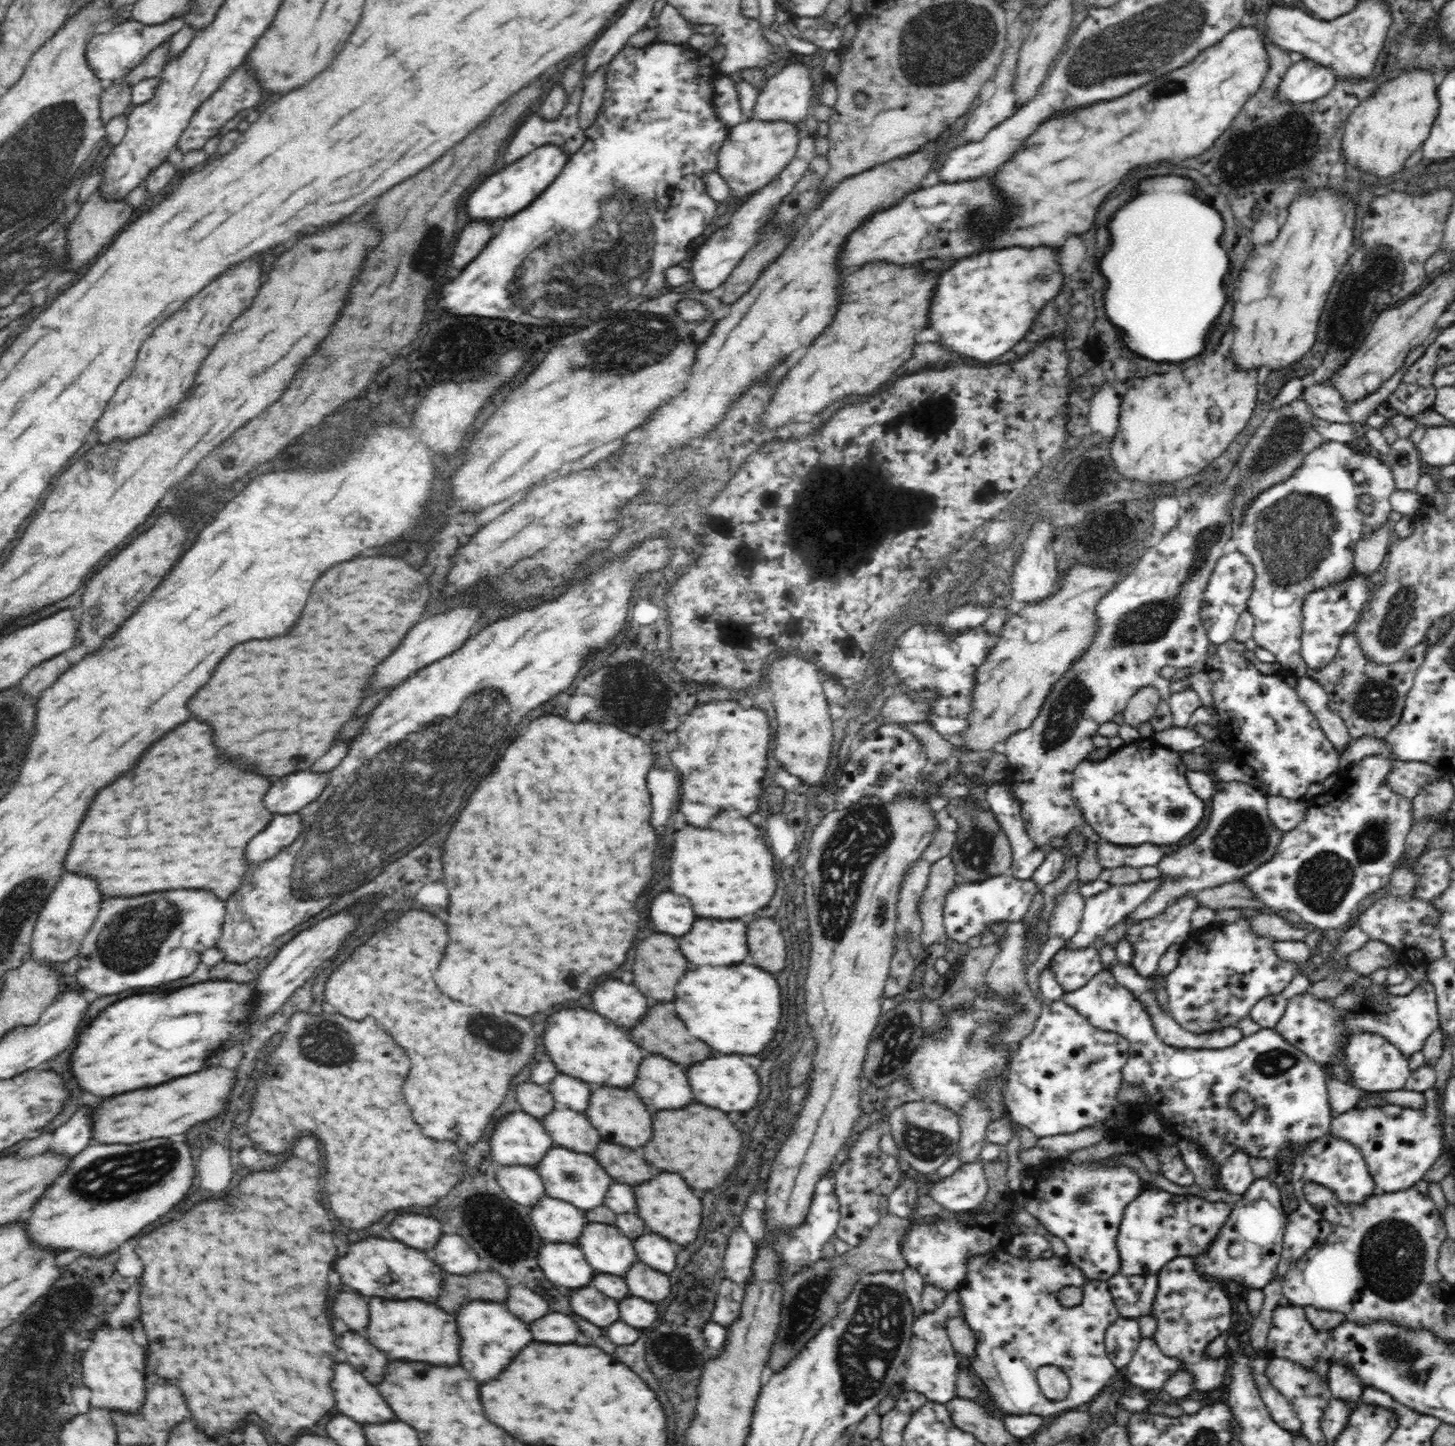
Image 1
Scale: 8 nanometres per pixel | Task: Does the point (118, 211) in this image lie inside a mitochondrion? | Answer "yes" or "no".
no

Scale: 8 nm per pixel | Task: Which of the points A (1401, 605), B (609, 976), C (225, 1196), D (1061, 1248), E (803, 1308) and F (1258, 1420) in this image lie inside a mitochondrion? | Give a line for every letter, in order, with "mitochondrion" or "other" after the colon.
A: mitochondrion
B: other
C: other
D: other
E: mitochondrion
F: other

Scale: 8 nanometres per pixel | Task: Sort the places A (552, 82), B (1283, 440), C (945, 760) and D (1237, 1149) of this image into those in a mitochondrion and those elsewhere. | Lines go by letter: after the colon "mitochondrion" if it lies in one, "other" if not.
A: other
B: mitochondrion
C: other
D: other

